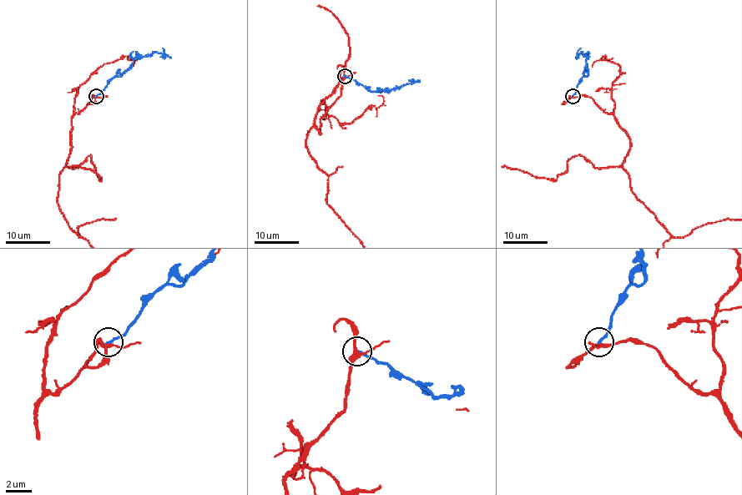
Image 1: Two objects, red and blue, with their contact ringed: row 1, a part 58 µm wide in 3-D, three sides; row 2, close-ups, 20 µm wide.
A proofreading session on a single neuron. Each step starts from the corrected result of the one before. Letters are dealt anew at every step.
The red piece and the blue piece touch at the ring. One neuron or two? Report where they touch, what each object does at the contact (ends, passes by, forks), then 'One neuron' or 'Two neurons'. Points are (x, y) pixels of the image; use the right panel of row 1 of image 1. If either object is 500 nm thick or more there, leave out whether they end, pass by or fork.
Place: (572, 96). At the ring red forks. At the ring blue ends. Two neurons

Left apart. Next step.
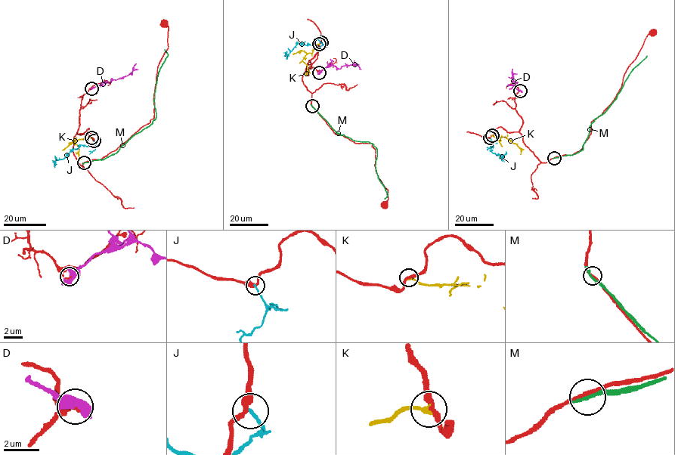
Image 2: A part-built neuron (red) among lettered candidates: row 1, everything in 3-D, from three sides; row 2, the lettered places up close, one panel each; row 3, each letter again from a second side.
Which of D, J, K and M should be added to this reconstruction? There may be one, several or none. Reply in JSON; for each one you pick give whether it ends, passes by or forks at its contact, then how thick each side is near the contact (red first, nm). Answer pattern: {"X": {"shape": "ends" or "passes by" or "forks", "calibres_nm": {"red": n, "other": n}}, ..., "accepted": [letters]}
{"accepted": []}

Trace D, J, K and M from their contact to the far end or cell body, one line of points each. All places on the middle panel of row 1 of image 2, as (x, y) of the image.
D: (319, 72), (329, 66), (334, 66), (339, 69), (342, 66), (359, 64)
J: (321, 42), (318, 48), (298, 43), (286, 56)
K: (319, 44), (302, 60), (309, 72)
M: (312, 106), (340, 134), (354, 140), (370, 142), (376, 149), (376, 166), (379, 181), (387, 193), (385, 199)

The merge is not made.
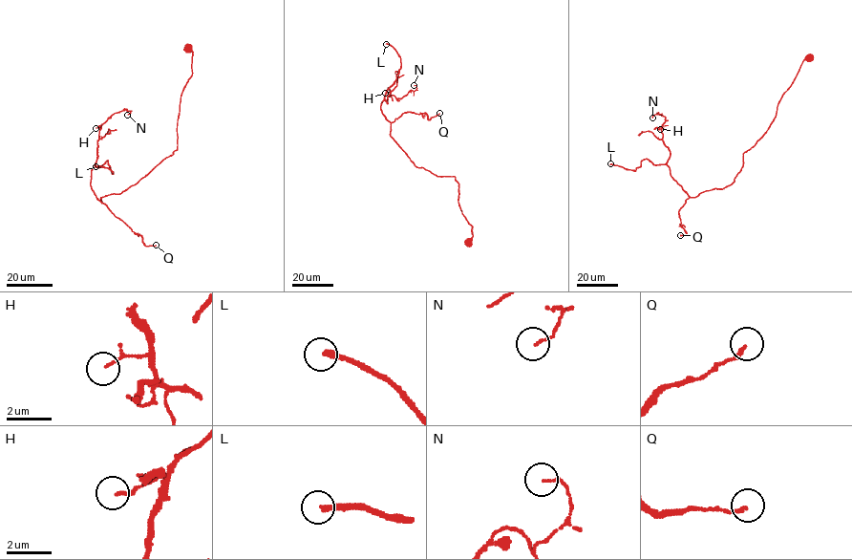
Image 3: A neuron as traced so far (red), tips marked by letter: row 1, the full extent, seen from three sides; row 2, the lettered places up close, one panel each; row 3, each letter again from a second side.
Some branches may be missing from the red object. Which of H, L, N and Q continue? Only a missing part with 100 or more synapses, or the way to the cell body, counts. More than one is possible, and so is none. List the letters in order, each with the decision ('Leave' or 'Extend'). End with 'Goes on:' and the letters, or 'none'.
H: Leave
L: Extend
N: Leave
Q: Leave
Goes on: L

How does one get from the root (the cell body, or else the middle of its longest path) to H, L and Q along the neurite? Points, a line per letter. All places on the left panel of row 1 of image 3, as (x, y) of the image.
H: (187, 48), (192, 75), (181, 96), (178, 148), (101, 204), (90, 184), (100, 126), (95, 128)
L: (187, 48), (192, 75), (181, 96), (178, 148), (101, 204), (91, 170), (107, 161), (113, 172), (95, 166)
Q: (187, 48), (192, 52), (192, 75), (181, 96), (178, 148), (127, 189), (101, 198), (146, 246), (156, 245)

